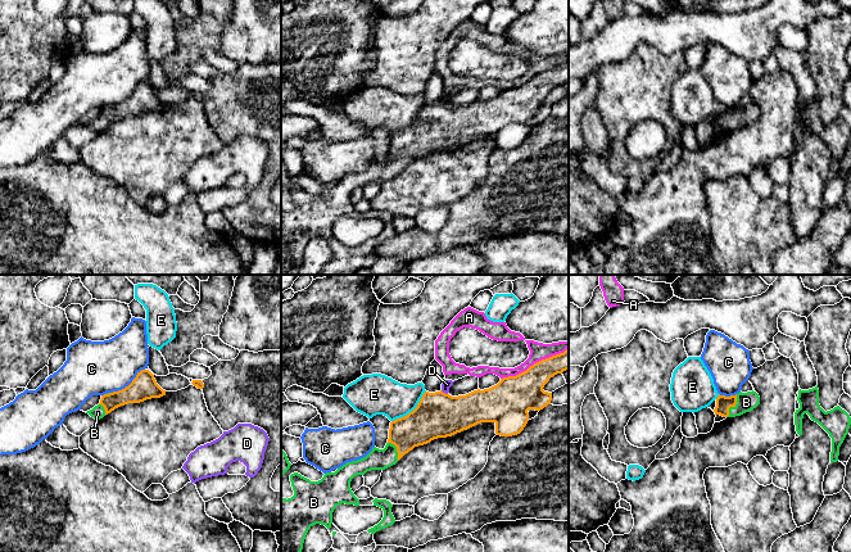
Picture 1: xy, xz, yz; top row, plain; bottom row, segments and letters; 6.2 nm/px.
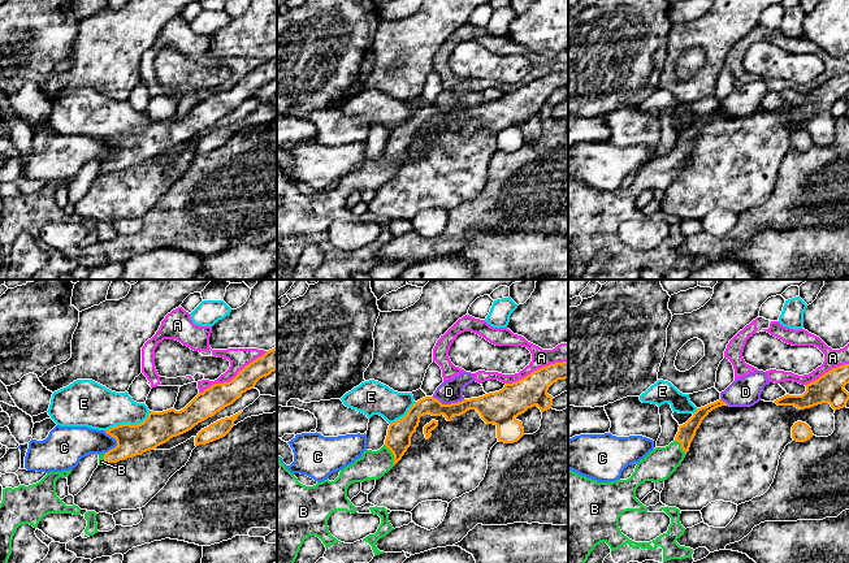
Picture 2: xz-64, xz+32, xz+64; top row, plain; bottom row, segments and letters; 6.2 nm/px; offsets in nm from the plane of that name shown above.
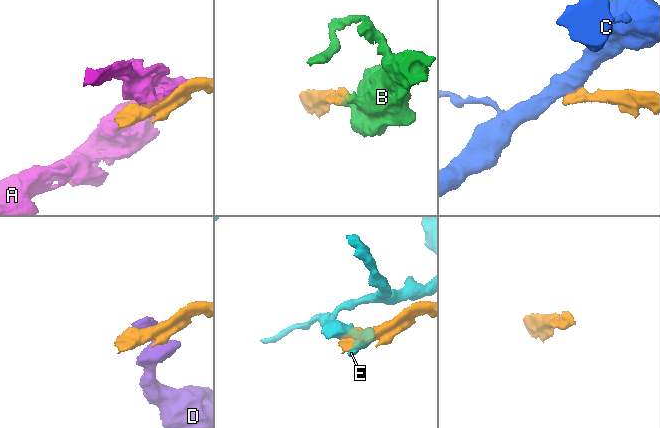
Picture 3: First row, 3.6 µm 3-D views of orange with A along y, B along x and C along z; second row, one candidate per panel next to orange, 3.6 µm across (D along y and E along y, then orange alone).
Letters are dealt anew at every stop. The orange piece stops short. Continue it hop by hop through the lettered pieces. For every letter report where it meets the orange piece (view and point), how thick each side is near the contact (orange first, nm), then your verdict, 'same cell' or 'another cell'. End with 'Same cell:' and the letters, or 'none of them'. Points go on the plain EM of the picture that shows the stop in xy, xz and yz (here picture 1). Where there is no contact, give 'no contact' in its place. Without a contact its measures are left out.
A: xz (534, 76) | 260/110 nm | another cell
B: yz (733, 118) | 100/120 nm | same cell
C: xy (128, 98) | 160/340 nm | another cell
D: xz (444, 105) | 280/60 nm | another cell
E: xz (412, 123) | 280/260 nm | another cell
Same cell: B

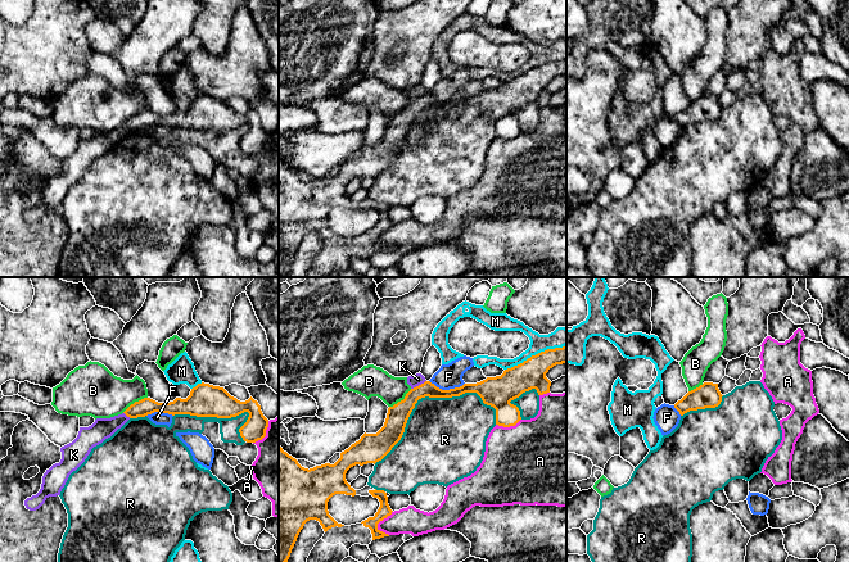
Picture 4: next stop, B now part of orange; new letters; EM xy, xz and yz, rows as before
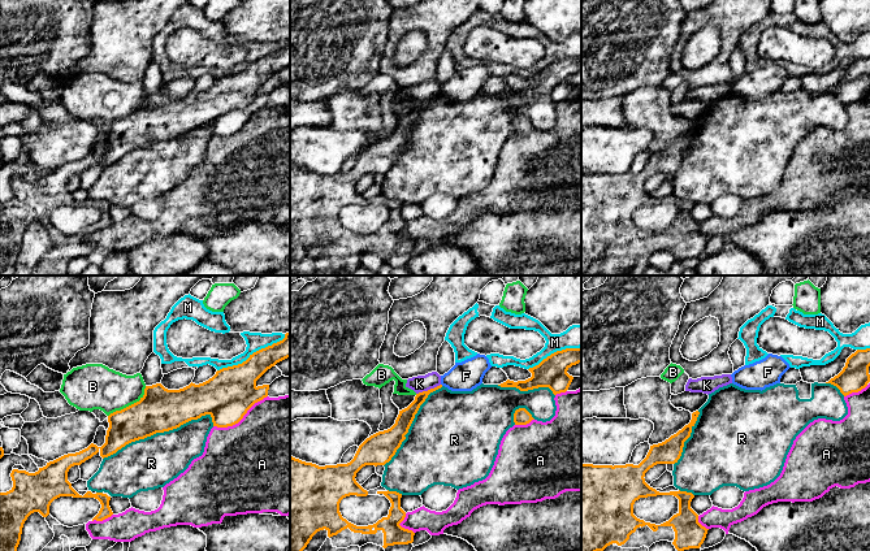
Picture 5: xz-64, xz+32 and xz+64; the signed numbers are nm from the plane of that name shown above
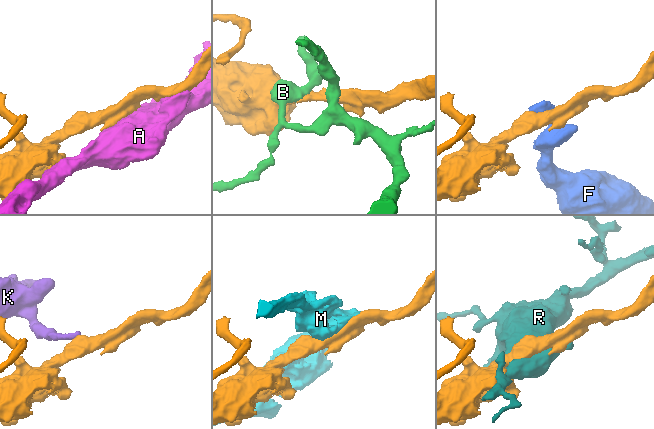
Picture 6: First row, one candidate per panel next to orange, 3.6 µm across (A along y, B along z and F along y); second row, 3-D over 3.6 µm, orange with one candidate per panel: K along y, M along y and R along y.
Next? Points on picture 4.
A: xz (378, 235) | 80/160 nm | another cell
B: xy (135, 114) | 110/300 nm | another cell
F: xz (447, 103) | 130/160 nm | another cell
K: xz (419, 98) | 140/70 nm | another cell
M: xz (536, 67) | 180/120 nm | another cell
R: xz (424, 109) | 140/440 nm | another cell
Same cell: none of them

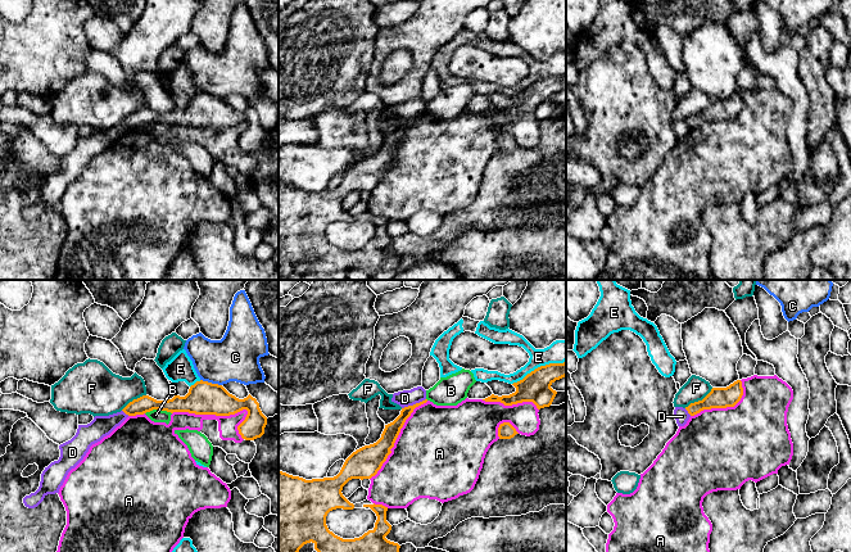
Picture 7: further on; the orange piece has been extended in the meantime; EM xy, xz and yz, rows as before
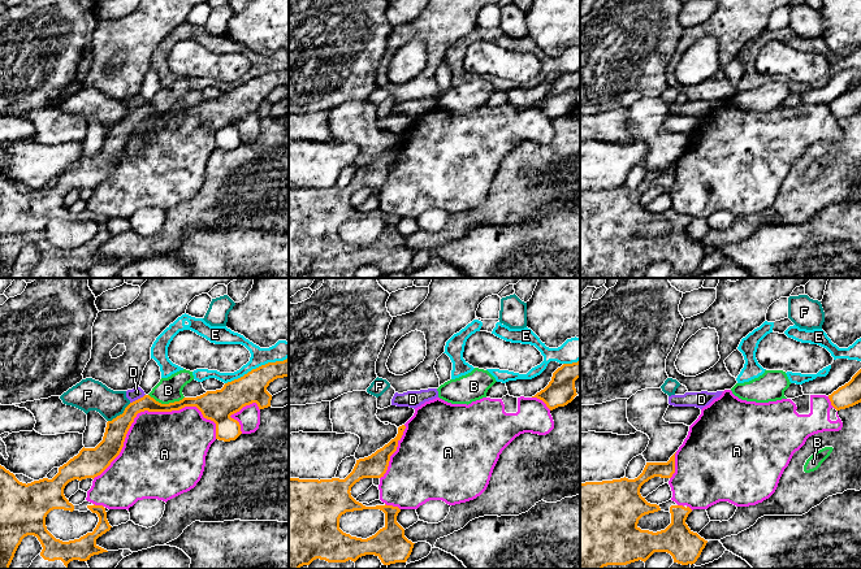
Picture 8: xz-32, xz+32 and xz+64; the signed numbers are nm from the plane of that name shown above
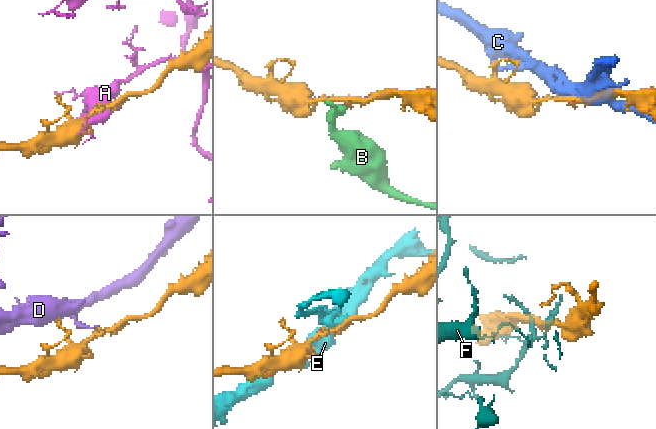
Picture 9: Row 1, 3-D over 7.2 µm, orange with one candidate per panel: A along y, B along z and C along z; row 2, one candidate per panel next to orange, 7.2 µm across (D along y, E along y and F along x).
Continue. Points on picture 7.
A: xy (209, 126) | 200/130 nm | another cell
B: xy (158, 121) | 160/80 nm | another cell
C: xy (211, 95) | 200/300 nm | another cell
D: xz (413, 117) | 100/100 nm | another cell
E: xz (538, 80) | 190/140 nm | another cell
F: yz (698, 113) | 130/150 nm | another cell
Same cell: none of them

